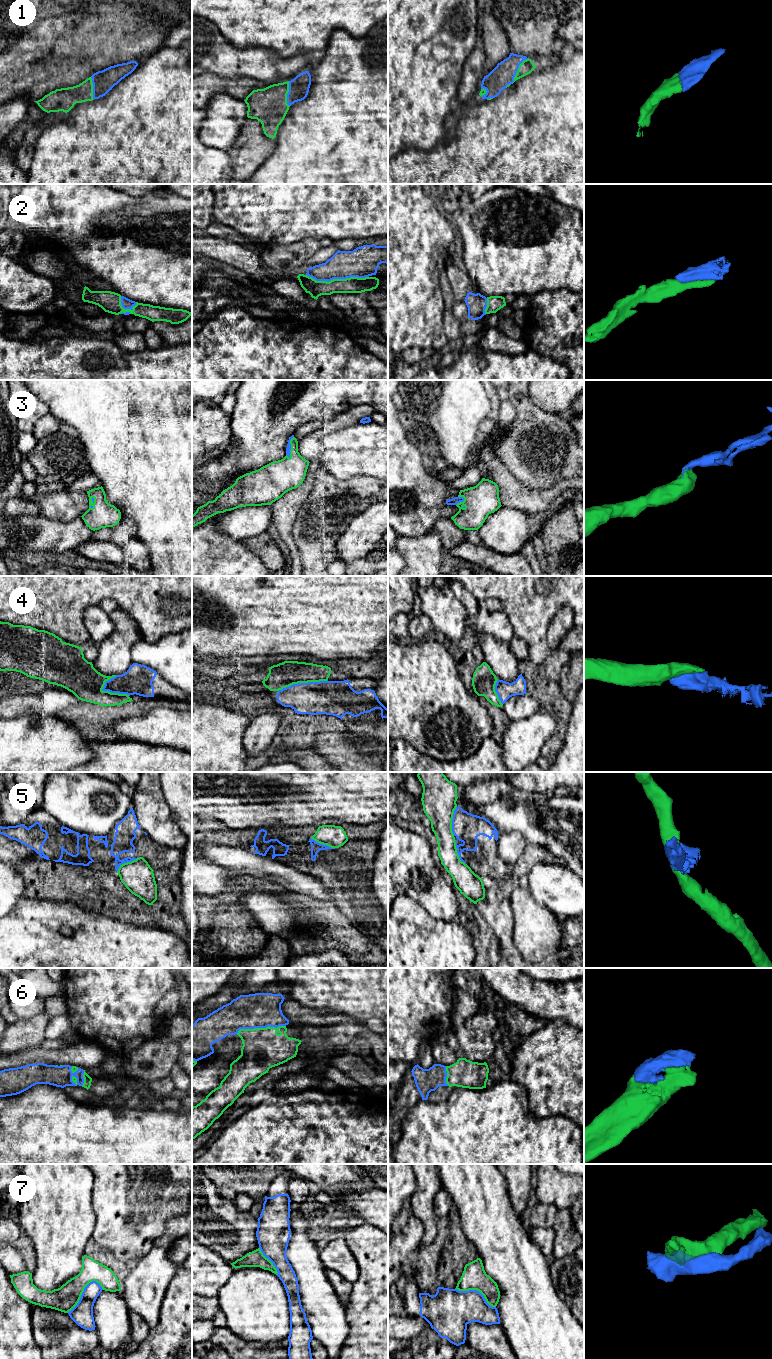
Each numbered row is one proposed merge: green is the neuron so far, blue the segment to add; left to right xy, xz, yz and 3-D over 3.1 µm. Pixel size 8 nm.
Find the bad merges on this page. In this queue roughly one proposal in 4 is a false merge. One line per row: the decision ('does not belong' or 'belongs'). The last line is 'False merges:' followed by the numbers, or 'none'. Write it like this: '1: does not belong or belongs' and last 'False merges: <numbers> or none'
1: belongs
2: belongs
3: belongs
4: belongs
5: does not belong
6: belongs
7: does not belong
False merges: 5, 7

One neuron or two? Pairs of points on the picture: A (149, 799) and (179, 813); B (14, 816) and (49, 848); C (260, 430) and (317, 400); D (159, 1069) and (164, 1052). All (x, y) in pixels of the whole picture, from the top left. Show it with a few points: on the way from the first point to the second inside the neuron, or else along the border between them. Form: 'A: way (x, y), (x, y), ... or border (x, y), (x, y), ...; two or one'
A: border (161, 787), (171, 817), (181, 830); two
B: border (23, 823), (10, 826); two
C: way (274, 422), (303, 400); one
D: way (159, 1065), (159, 1059), (162, 1056); one

